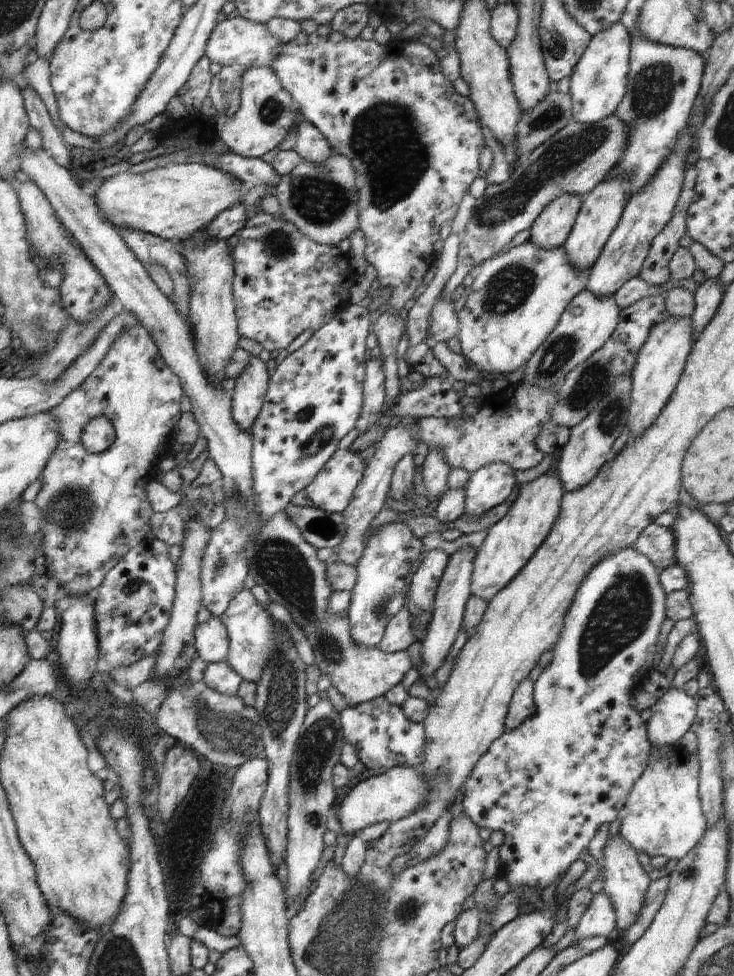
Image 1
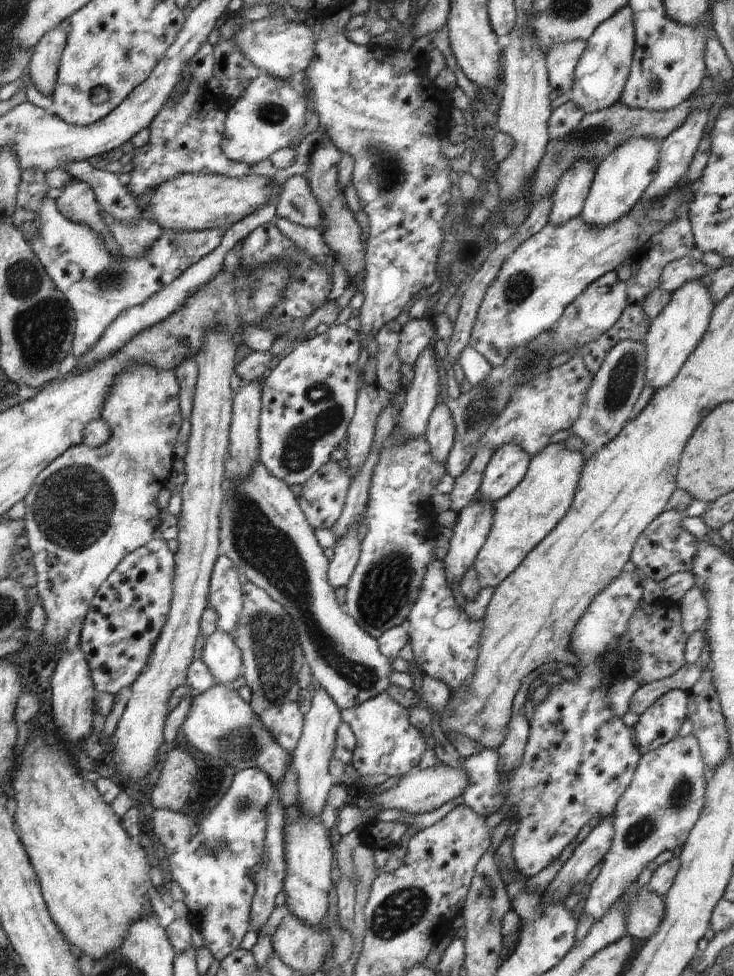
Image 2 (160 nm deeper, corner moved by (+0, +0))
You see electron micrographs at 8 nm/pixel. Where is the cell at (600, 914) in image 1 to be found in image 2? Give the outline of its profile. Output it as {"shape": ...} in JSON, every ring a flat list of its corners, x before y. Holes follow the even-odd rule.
{"shape":[[693,735,678,736,657,750,642,755,634,774,634,780,616,804,612,816,614,837,608,853,602,860,602,870,592,882,590,893,587,894,585,910,594,922,598,922,598,920,602,920,602,916,606,916,606,912,624,895,624,890,632,882,637,881,642,870,650,862,655,861,660,854,666,851,672,853,676,847,686,844,692,828,698,822,704,809,707,780,706,766,702,762,702,754,700,754,698,742]]}

